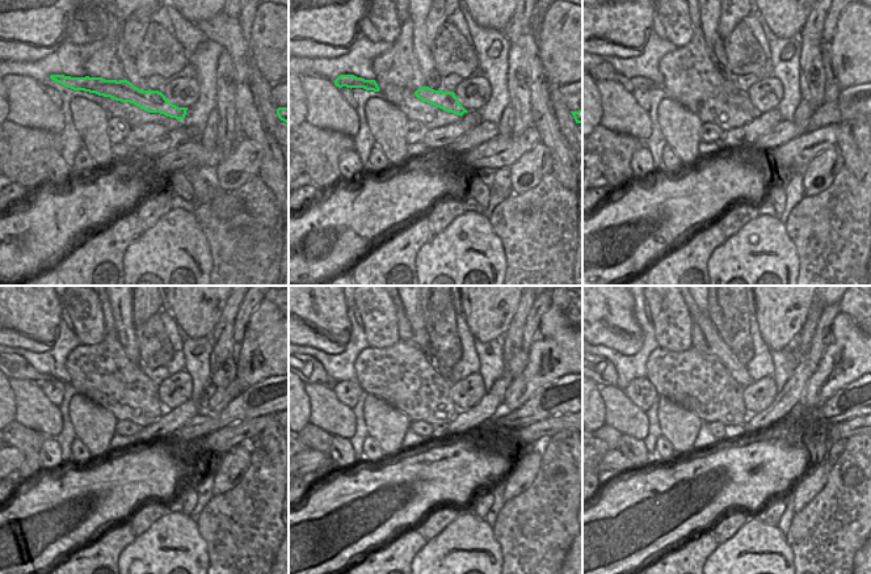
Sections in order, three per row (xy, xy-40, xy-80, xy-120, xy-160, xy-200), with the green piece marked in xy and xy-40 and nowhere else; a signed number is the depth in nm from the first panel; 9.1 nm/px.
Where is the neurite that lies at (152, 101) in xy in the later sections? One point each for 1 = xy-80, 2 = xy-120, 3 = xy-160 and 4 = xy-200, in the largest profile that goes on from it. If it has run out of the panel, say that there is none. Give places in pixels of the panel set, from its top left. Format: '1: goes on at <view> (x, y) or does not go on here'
1: goes on at xy-80 (609, 72)
2: goes on at xy-120 (21, 370)
3: goes on at xy-160 (315, 374)
4: goes on at xy-200 (609, 376)

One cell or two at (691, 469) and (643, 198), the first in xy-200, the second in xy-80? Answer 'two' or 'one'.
one

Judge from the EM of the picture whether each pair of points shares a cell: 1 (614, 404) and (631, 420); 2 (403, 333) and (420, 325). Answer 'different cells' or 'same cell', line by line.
1: same cell
2: different cells

